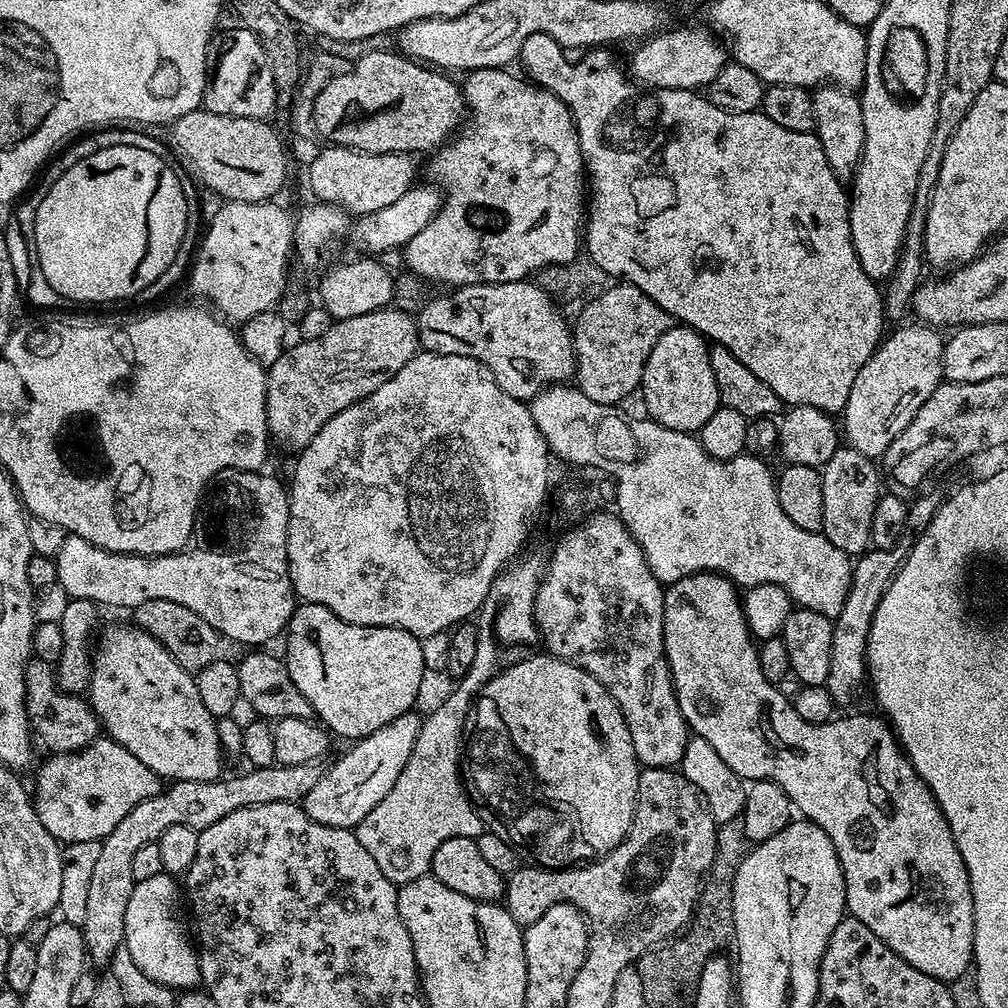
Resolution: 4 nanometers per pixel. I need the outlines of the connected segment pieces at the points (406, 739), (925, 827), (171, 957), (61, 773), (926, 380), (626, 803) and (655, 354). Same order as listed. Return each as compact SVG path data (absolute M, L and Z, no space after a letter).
M413 710L394 718L394 722L382 726L382 730L374 730L374 734L355 741L345 756L338 757L329 768L325 767L302 801L304 813L314 818L314 822L322 822L322 826L355 829L362 818L390 794L394 782L398 782L398 774L402 774L402 766L410 762L422 723L421 713L418 713Z
M695 572L689 576L684 576L678 582L667 585L664 589L664 653L668 655L668 669L672 675L672 685L674 686L674 694L678 698L678 710L682 710L682 718L688 723L689 729L695 735L706 738L706 742L710 742L710 746L714 746L714 750L718 750L718 755L722 758L722 762L726 762L726 766L730 766L730 770L734 770L734 774L738 774L741 780L751 782L754 780L769 780L774 782L785 794L788 796L788 801L791 802L793 809L803 819L808 820L811 824L817 824L822 830L826 830L826 834L830 834L830 842L834 842L836 853L838 854L838 862L842 866L842 874L844 875L844 885L846 886L846 908L850 913L851 919L862 922L866 926L870 926L870 930L874 930L874 934L878 938L882 938L882 942L886 946L890 946L890 950L894 950L894 954L901 956L906 962L910 962L910 966L914 966L918 970L922 970L922 974L930 974L934 978L951 982L958 979L969 969L973 967L974 957L972 955L972 947L974 946L974 902L970 894L970 878L966 866L962 862L962 854L958 854L958 846L954 842L954 834L950 834L950 826L946 822L946 818L942 814L942 810L938 806L938 802L934 798L934 794L926 786L923 778L916 773L914 766L908 760L908 755L905 754L903 748L900 747L900 741L896 739L895 731L887 719L876 716L844 716L827 720L825 724L811 724L806 722L806 718L801 718L798 710L794 710L791 699L786 695L783 696L779 691L781 690L777 685L772 684L766 678L766 674L762 674L762 666L758 666L758 644L754 639L752 631L748 629L748 623L744 617L744 605L742 603L741 593L738 591L737 585L733 584L724 576L718 575L716 572Z
M162 871L154 874L154 878L146 878L146 882L136 882L130 894L130 902L126 906L126 926L122 946L130 952L130 958L142 970L142 974L154 982L173 990L192 990L201 983L200 957L189 929L188 932L184 929L184 920L180 917L180 904L182 908L182 888L177 877Z
M107 738L93 740L81 752L57 752L47 758L36 772L34 803L42 826L64 846L103 840L138 802L162 790L162 781L150 766Z
M923 322L911 323L897 327L897 332L889 331L881 339L875 354L858 370L858 378L854 378L854 386L850 386L850 398L846 398L842 432L848 435L847 447L873 458L887 453L894 438L898 438L898 434L910 426L914 414L922 410L922 402L926 402L944 380L945 337Z
M537 654L502 670L484 689L492 692L492 696L496 696L496 704L500 704L500 712L504 712L504 720L508 720L508 728L512 728L512 736L516 736L516 744L520 744L520 748L524 748L524 752L528 752L528 756L532 756L532 760L536 760L536 772L540 772L540 776L544 776L542 783L548 784L546 791L552 792L552 796L560 796L560 801L565 806L573 806L580 811L581 824L584 824L584 836L595 849L614 851L624 841L632 825L636 809L636 795L638 794L638 778L642 771L642 765L634 754L634 742L630 738L626 718L622 714L618 702L614 702L614 698L606 690L606 686L602 686L602 682L598 682L598 678L594 678L594 674L590 674L570 662L560 660L551 654Z
M669 326L666 334L654 342L650 358L642 370L639 395L644 395L647 419L670 430L699 433L713 414L721 408L718 382L714 382L714 369L710 366L709 341L687 326Z

